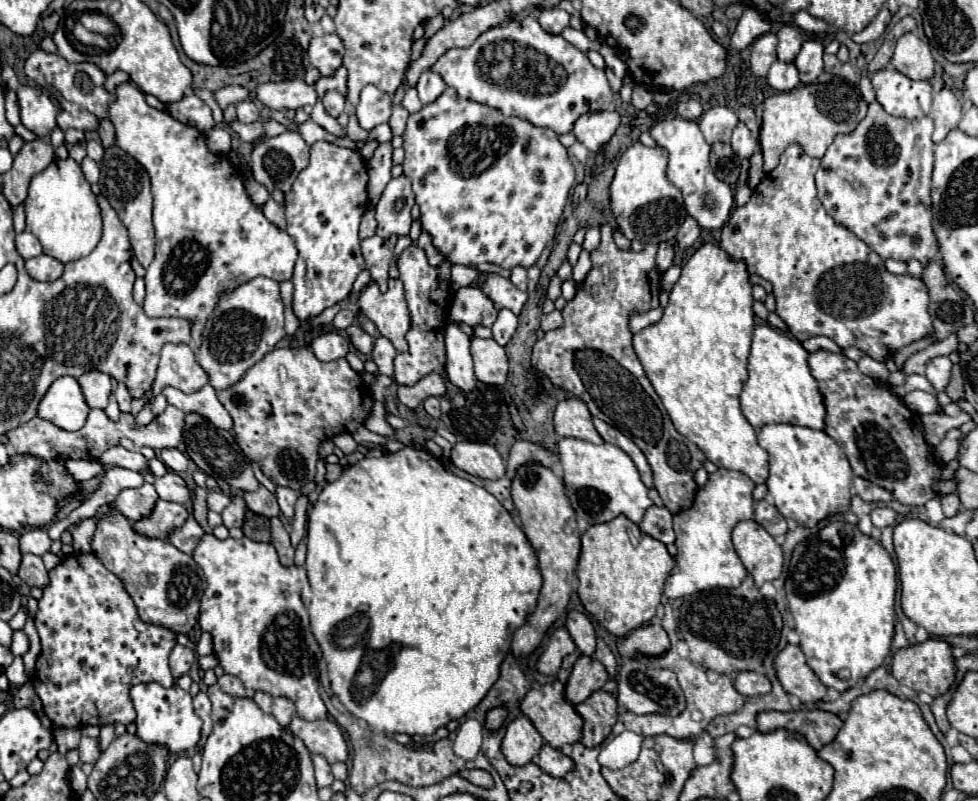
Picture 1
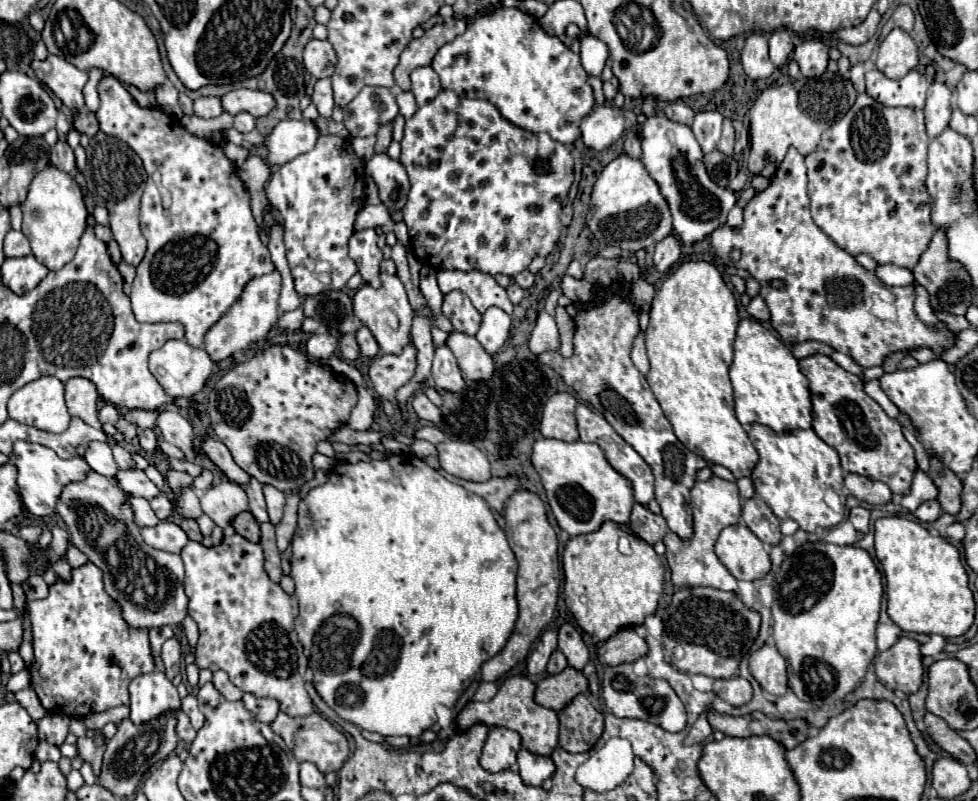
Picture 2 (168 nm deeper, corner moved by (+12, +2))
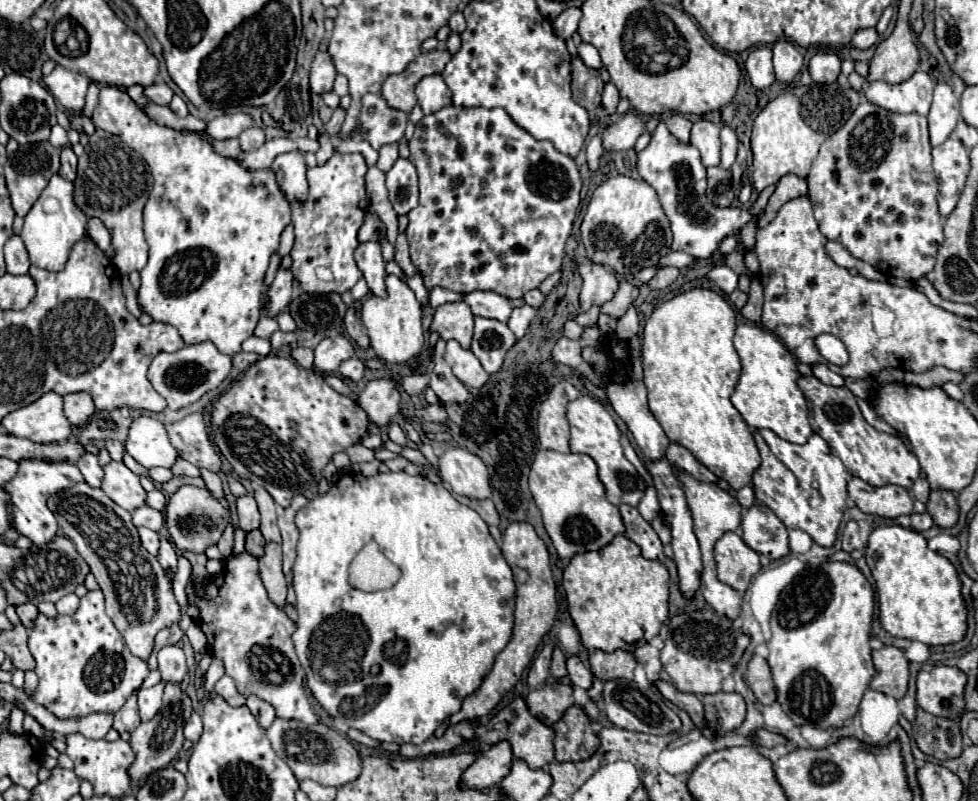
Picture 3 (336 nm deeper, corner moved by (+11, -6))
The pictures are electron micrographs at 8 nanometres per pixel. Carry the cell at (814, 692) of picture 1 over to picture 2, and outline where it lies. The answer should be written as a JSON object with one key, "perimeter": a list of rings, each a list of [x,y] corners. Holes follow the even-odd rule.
{"perimeter":[[[764,645],[750,655],[750,673],[762,685],[764,691],[780,697],[790,691],[786,661],[776,647]]]}

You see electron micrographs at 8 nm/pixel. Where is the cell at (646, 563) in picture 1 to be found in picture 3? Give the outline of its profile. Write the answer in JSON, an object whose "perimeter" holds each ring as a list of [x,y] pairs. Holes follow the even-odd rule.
{"perimeter":[[[617,535],[607,547],[601,551],[589,551],[583,555],[575,555],[563,573],[563,587],[569,615],[581,635],[581,643],[587,649],[601,649],[601,651],[633,651],[639,641],[651,641],[661,625],[669,617],[667,599],[669,599],[669,571],[659,561],[649,561],[641,555],[641,549],[629,541],[625,535]]]}

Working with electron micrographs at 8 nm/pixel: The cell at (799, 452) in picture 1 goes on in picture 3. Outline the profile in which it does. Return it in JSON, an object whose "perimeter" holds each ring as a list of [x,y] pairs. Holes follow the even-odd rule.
{"perimeter":[[[757,429],[753,437],[761,453],[761,465],[751,481],[757,501],[767,505],[787,529],[801,529],[809,533],[817,545],[831,547],[847,509],[847,467],[817,433],[813,433],[805,445],[785,441],[769,429]]]}

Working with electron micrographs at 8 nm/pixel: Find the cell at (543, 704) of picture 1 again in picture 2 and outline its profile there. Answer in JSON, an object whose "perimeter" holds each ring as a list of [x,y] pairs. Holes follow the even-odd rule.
{"perimeter":[[[506,677],[504,683],[500,685],[498,693],[486,701],[486,703],[476,703],[470,701],[460,715],[456,717],[456,723],[470,727],[474,723],[484,723],[488,727],[500,725],[508,727],[512,731],[518,731],[522,737],[522,745],[528,747],[536,755],[550,755],[554,747],[558,745],[558,715],[554,709],[546,709],[534,701],[536,685],[528,677]]]}

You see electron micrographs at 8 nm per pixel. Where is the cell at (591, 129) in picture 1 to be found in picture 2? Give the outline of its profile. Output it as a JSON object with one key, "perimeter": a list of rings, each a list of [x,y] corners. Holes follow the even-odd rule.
{"perimeter":[[[600,105],[590,111],[580,123],[580,137],[588,149],[602,151],[610,147],[624,131],[624,115],[620,109]]]}

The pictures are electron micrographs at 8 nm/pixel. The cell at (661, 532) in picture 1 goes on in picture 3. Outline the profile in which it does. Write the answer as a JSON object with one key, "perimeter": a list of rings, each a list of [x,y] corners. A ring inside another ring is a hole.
{"perimeter":[[[621,505],[619,511],[625,523],[625,537],[629,537],[635,545],[639,545],[643,557],[653,561],[665,561],[661,539],[657,537],[653,527],[639,515],[639,511],[629,505]]]}

